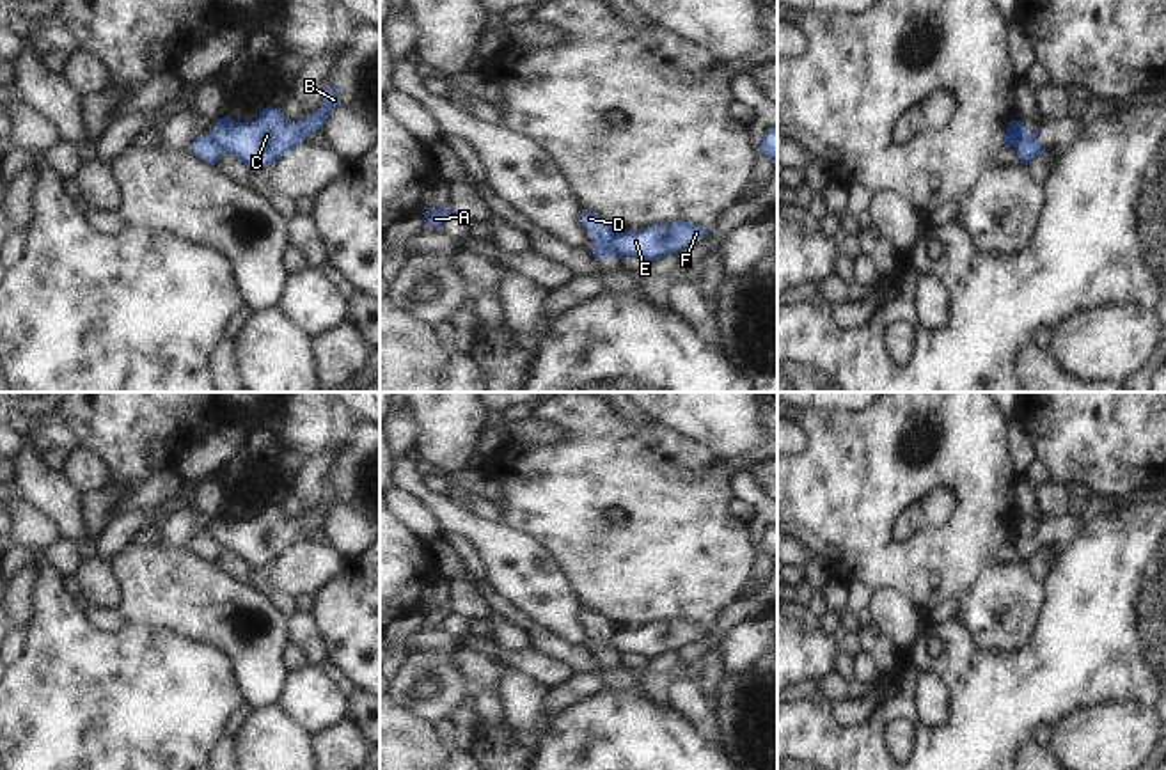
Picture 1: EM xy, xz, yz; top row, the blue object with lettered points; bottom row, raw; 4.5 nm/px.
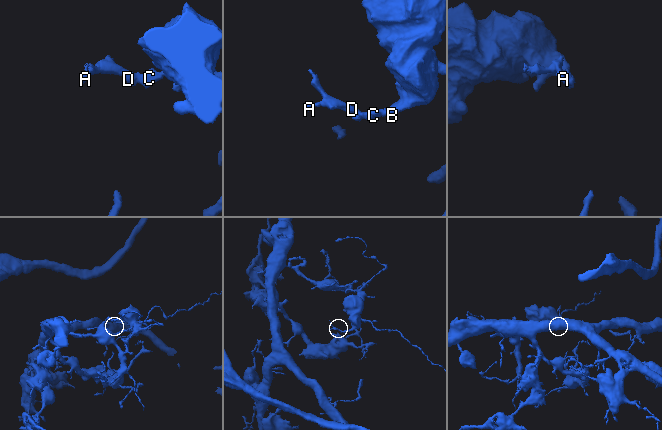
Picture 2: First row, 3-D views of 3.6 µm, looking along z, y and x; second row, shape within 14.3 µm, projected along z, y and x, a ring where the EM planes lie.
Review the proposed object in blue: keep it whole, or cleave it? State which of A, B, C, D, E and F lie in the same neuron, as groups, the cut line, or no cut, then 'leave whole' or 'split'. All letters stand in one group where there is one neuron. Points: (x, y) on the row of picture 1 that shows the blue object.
A D / B C E F | yz (1017, 121), (1017, 133), (1023, 139), (1035, 139) | split

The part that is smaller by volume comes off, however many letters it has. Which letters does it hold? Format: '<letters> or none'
A, D

